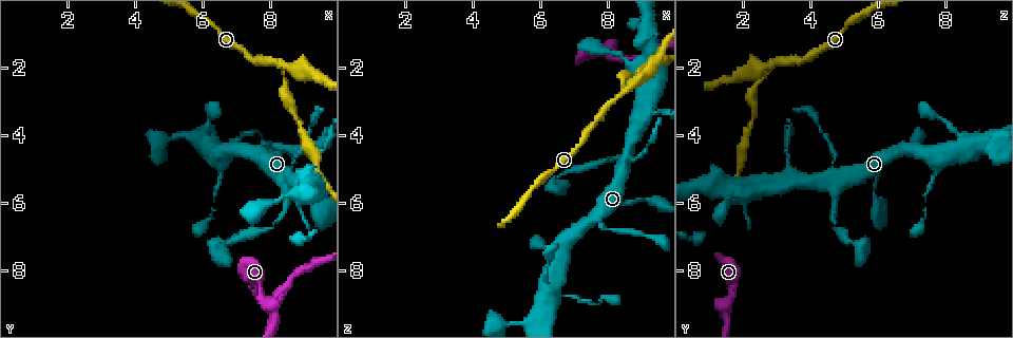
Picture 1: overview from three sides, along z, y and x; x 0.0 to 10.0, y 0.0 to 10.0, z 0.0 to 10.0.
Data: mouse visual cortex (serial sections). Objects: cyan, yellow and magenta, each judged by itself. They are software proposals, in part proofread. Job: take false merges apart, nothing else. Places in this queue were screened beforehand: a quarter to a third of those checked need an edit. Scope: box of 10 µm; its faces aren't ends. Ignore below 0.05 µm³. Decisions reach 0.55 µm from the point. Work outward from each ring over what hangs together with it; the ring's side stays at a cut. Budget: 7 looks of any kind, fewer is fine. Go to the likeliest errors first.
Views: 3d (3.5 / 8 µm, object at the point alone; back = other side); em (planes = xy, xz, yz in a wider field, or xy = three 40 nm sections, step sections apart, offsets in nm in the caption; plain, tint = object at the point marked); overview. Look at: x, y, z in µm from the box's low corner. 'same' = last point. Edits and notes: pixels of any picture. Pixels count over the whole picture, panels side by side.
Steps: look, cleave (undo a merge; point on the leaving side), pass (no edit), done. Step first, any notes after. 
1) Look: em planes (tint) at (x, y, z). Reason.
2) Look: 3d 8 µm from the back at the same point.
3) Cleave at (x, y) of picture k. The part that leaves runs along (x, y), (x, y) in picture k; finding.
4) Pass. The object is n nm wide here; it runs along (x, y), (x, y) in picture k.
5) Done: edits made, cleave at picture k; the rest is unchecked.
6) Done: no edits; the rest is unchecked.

Look: 3d 3.5 µm at (8.40, 1.90, 2.85). Side arm on a straight run.

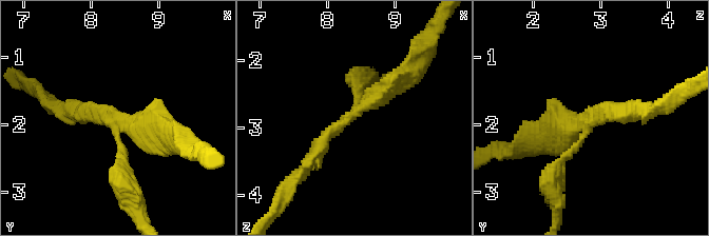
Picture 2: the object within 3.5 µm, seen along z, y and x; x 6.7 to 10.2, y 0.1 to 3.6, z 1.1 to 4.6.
Look: em xy step 1 (tint) at (8.35, 1.95, 2.80). 3 arms meet here; the arms are 150, 250, 350 nm wide.

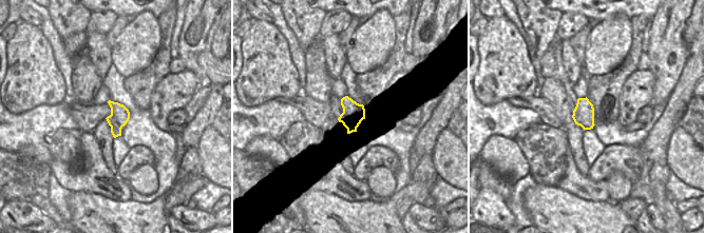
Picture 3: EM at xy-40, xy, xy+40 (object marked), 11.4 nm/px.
Cleave at (355, 82) of picture 2. A border runs along (111, 121), (116, 121), (121, 127) in picture 3; a second cell is stuck on.

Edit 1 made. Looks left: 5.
Look: overview.

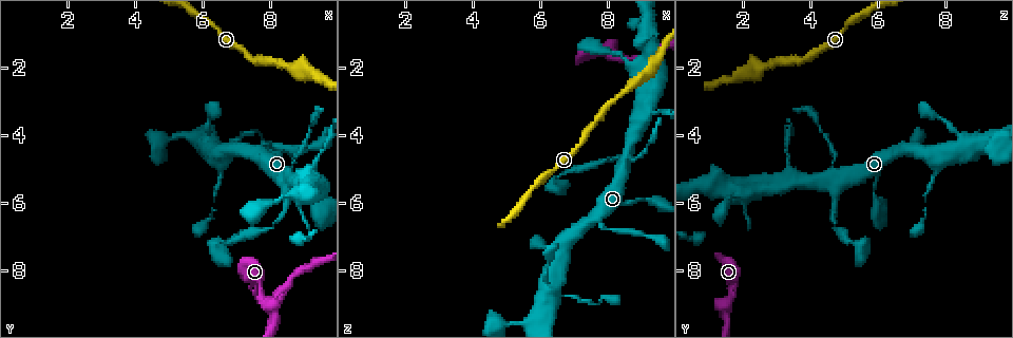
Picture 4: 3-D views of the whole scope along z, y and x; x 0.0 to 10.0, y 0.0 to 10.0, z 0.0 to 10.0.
Look: 3d 8 µm from the back at (8.50, 5.35, 4.90). Four or more arms meet.

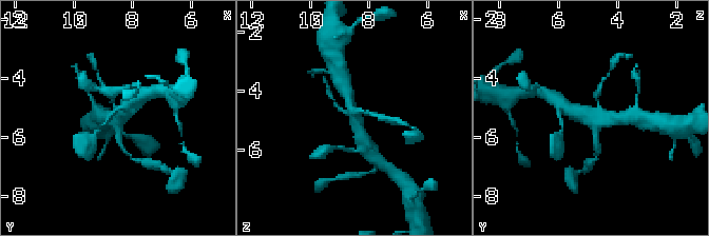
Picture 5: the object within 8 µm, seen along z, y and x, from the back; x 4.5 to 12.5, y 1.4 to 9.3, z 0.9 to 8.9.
Look: em xy step 3 (tint) at the same point. Need the tissue.

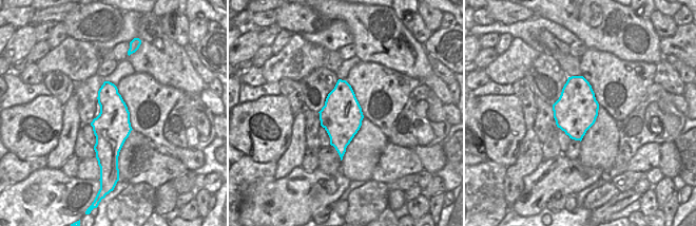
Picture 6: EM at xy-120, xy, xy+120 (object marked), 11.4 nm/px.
Cleave at (599, 86) of picture 5. 4 arms meet here; the part that leaves runs along (597, 106), (597, 87), (609, 71) in picture 5; two cells meet here.

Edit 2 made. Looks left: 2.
Done: edits made, cleave at picture 2, cleave at picture 5; the rest is unchecked.

